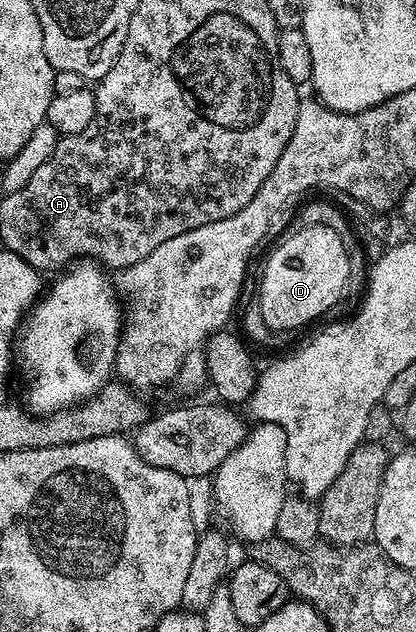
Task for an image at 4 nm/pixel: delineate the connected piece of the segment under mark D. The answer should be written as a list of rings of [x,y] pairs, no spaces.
[[[309,226],[308,228],[295,228],[292,236],[287,236],[271,252],[267,265],[263,268],[263,281],[257,287],[261,300],[262,317],[265,325],[275,332],[291,334],[294,328],[303,328],[306,324],[314,322],[318,316],[326,317],[347,289],[349,278],[349,258],[347,247],[329,230],[329,226]]]

